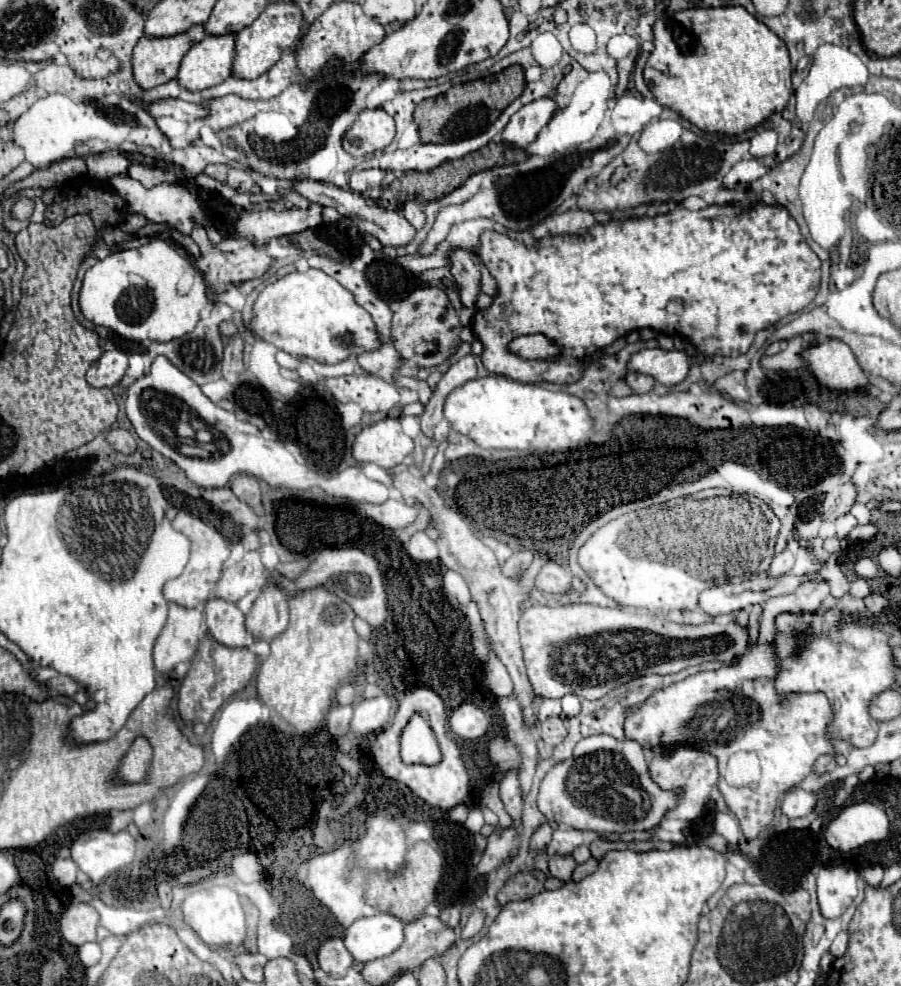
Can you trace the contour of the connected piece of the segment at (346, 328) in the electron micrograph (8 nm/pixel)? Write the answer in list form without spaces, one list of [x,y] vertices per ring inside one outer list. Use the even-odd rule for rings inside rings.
[[[309,268],[307,272],[293,272],[265,286],[253,312],[253,332],[291,356],[311,358],[323,364],[339,364],[381,346],[381,336],[371,314],[355,304],[355,296],[351,296],[347,288],[321,270]]]

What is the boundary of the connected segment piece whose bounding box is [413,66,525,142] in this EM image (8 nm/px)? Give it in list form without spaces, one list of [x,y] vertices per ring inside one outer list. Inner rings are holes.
[[[509,66],[501,70],[499,74],[479,78],[479,80],[469,80],[463,84],[455,84],[449,92],[423,100],[415,108],[415,122],[421,132],[423,142],[451,142],[451,140],[463,140],[471,138],[475,134],[485,132],[497,118],[499,114],[517,98],[521,96],[525,88],[525,74],[521,66]]]

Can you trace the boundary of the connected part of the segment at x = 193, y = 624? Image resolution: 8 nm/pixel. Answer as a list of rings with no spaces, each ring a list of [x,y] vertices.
[[[169,604],[169,620],[155,640],[153,660],[159,672],[173,670],[179,662],[189,662],[199,642],[203,614],[197,608]]]

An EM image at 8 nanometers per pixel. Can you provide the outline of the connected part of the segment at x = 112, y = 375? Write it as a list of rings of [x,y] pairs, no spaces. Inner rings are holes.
[[[109,348],[87,370],[87,382],[95,388],[111,388],[125,376],[127,366],[127,354],[117,348]]]

